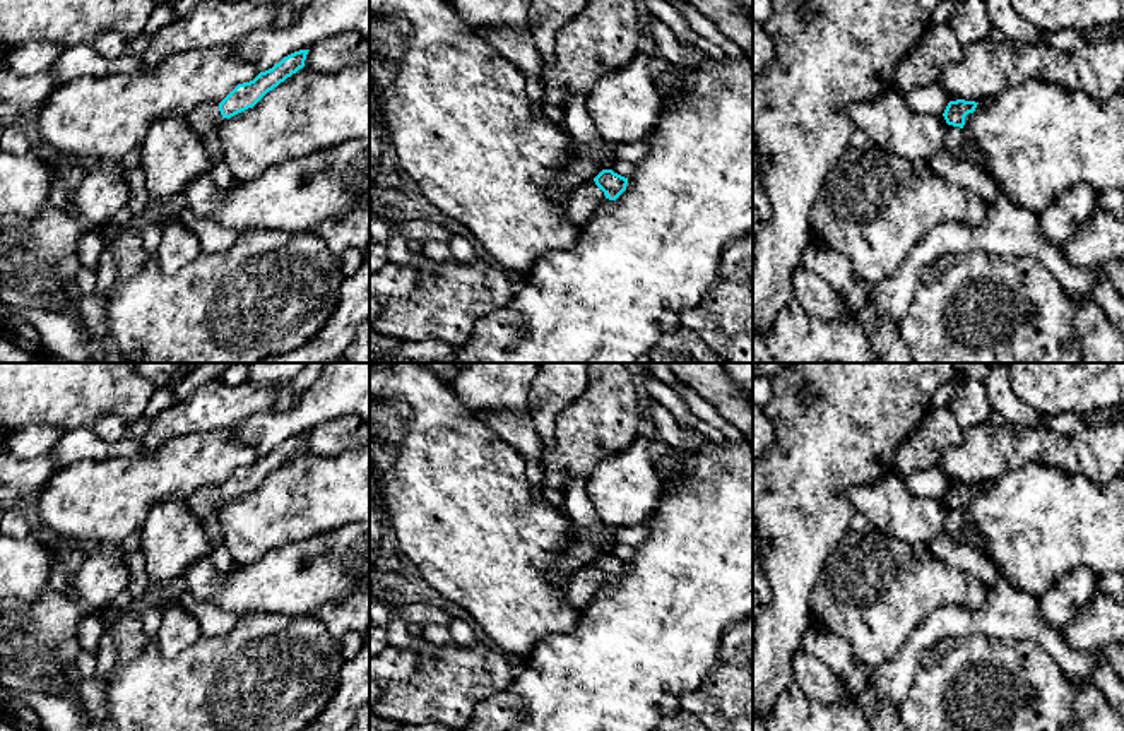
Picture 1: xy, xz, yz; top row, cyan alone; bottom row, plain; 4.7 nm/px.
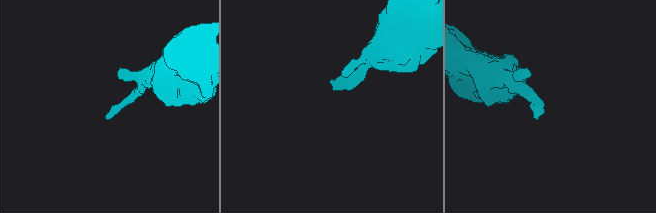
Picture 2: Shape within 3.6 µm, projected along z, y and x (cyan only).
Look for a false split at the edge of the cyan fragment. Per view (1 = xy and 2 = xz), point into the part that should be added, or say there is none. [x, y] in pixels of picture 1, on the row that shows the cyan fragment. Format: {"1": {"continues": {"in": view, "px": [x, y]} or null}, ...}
{"1": {"continues": {"in": "xy", "px": [206, 117]}}, "2": {"continues": {"in": "xz", "px": [585, 199]}}}

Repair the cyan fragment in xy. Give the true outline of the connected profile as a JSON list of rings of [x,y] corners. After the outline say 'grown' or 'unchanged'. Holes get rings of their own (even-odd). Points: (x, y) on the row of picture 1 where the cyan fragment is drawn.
[[[299,50],[284,56],[253,80],[238,84],[221,103],[207,103],[195,108],[185,116],[188,125],[204,137],[209,130],[217,128],[224,118],[253,108],[269,91],[305,67],[308,51]]]; grown

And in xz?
[[[602,169],[592,181],[573,188],[571,197],[565,205],[565,216],[575,226],[583,228],[604,199],[616,200],[628,185],[628,178]]]; grown

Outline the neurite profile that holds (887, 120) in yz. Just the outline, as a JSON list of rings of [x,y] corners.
[[[896,87],[869,101],[854,103],[850,118],[854,127],[871,139],[873,147],[907,161],[929,163],[944,149],[948,128],[944,116],[910,111]]]

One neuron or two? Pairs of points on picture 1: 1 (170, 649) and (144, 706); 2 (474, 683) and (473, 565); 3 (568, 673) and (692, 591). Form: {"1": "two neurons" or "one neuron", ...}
{"1": "two neurons", "2": "two neurons", "3": "one neuron"}

